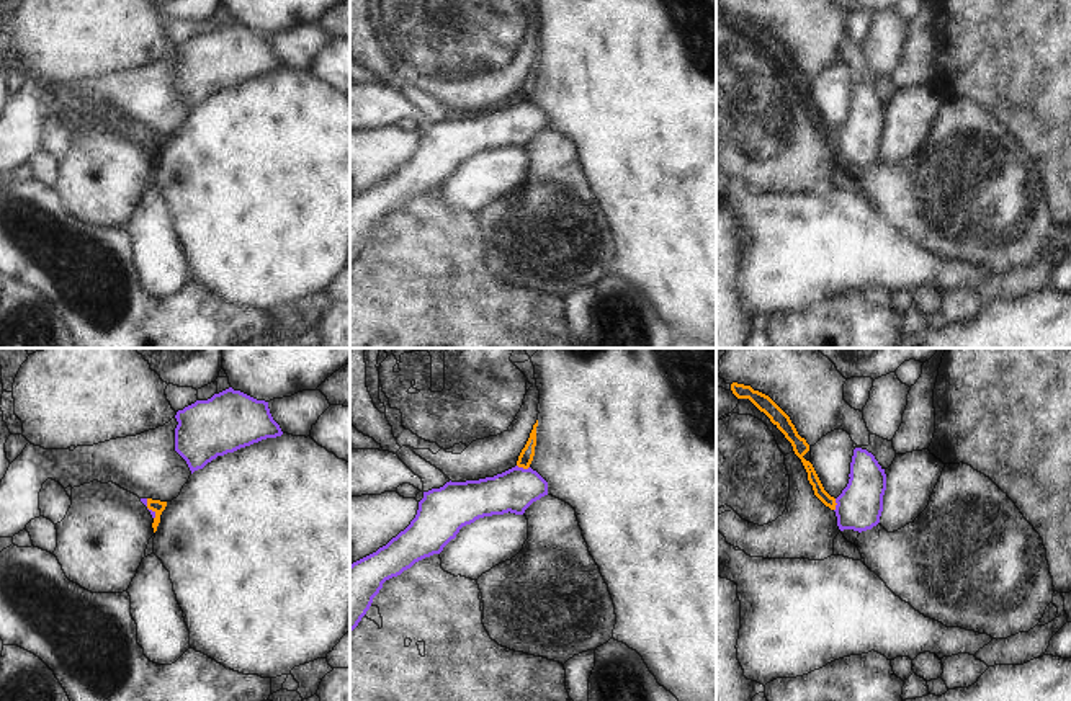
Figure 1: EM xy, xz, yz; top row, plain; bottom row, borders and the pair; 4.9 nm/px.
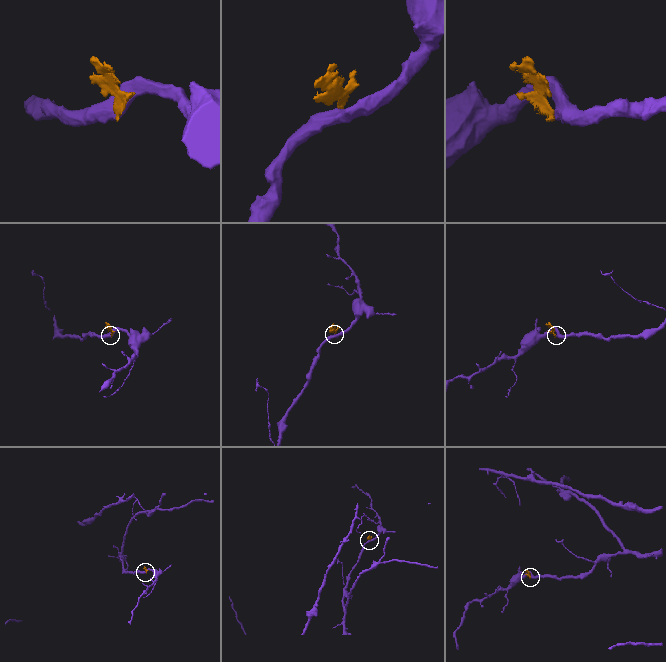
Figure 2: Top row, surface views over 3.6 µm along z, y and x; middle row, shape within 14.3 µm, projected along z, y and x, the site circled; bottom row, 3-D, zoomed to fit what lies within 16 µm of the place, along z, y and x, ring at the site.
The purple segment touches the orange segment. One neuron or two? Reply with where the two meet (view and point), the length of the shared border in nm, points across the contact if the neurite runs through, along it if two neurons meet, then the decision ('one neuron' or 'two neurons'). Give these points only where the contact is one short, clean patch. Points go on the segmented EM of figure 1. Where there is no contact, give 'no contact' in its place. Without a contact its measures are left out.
contact xz (522, 468); length 70 nm; border xz (517, 464), (528, 468); two neurons

